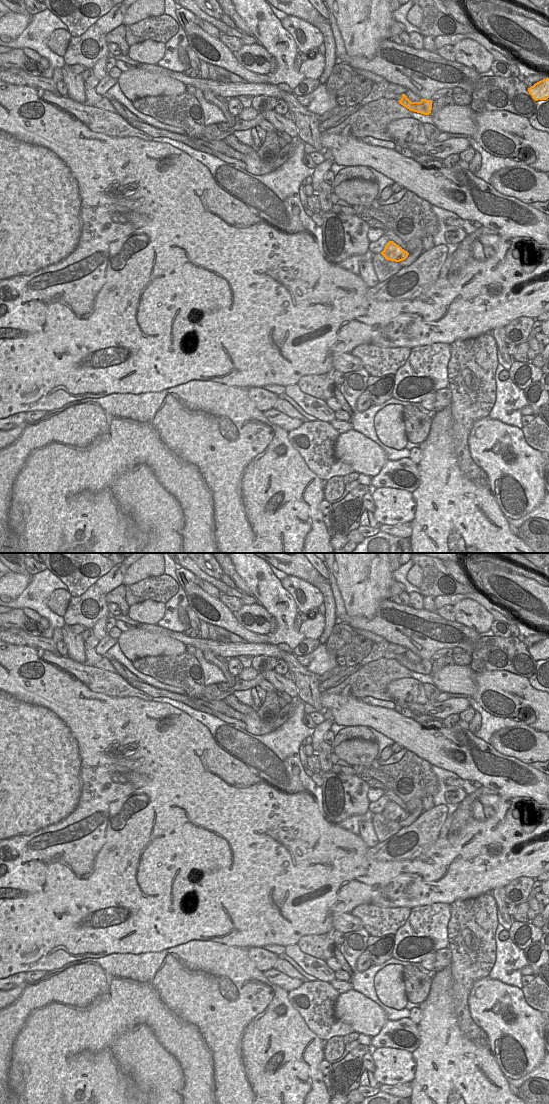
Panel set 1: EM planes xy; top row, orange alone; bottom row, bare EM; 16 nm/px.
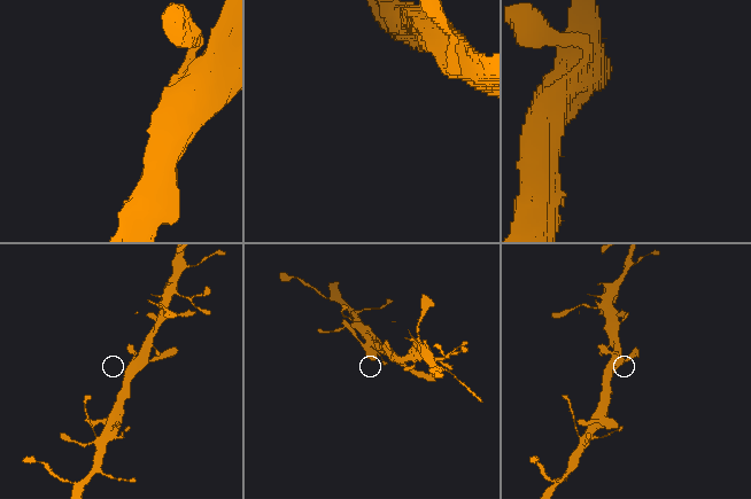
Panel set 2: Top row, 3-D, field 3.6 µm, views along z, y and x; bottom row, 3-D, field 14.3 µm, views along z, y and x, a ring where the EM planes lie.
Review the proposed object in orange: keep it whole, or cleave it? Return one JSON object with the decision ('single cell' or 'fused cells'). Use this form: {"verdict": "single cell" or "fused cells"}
{"verdict": "single cell"}

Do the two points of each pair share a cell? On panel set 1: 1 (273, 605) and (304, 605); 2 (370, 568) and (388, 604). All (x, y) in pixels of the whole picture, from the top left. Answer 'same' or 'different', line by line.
1: different
2: different

